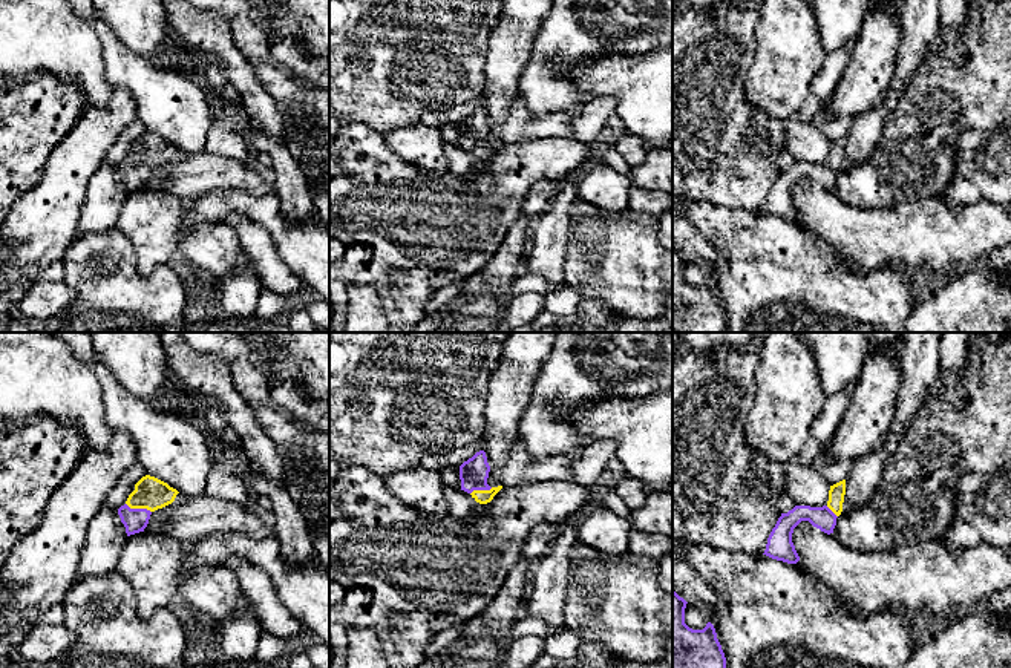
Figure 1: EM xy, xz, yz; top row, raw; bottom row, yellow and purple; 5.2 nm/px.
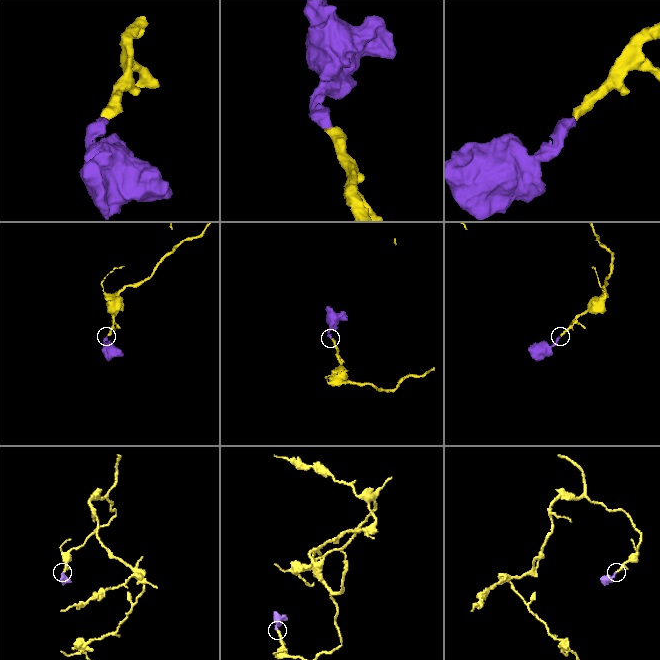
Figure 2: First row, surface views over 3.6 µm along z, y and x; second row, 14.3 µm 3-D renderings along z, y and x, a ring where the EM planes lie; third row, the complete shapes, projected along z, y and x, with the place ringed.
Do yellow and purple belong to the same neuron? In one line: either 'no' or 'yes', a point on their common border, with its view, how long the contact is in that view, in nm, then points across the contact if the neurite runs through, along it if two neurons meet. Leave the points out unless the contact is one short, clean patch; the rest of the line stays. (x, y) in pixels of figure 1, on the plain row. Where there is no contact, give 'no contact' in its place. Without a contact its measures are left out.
yes; contact xy (138, 164); length 140 nm; way xy (152, 150), (138, 164), (135, 176)

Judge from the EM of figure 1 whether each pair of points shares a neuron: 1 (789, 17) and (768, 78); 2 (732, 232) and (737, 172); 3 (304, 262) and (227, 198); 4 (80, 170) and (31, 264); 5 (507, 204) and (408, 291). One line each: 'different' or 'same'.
1: same
2: different
3: same
4: same
5: same

